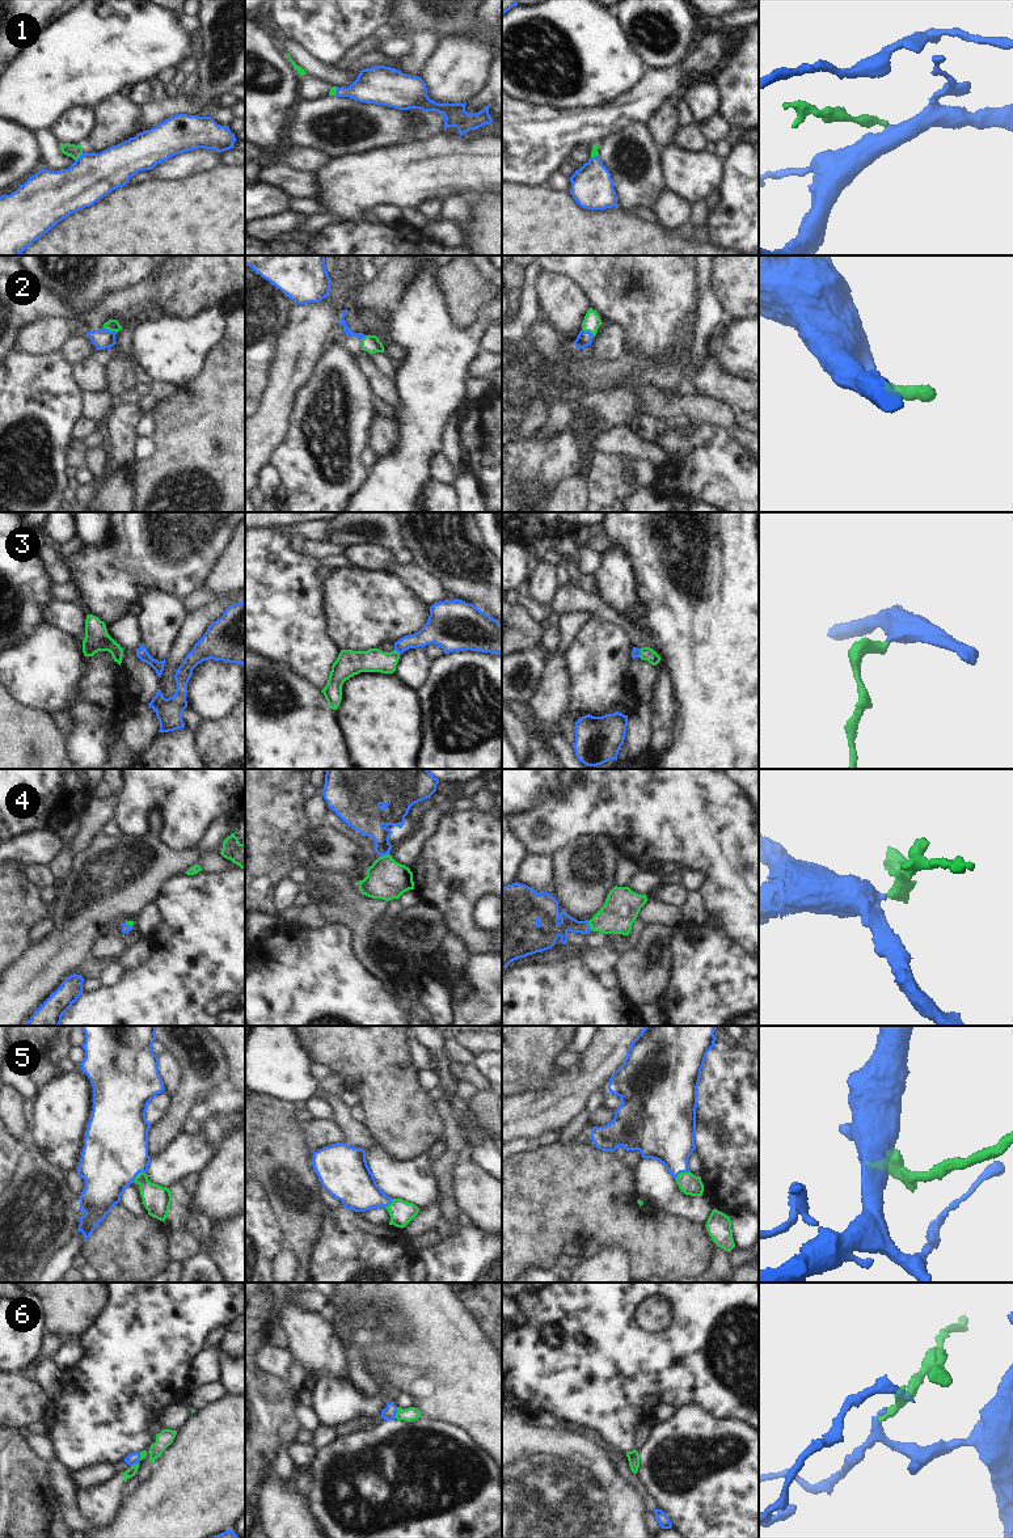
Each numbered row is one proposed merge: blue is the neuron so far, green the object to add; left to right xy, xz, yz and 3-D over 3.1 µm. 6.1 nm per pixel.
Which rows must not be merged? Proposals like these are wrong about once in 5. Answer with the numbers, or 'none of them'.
6

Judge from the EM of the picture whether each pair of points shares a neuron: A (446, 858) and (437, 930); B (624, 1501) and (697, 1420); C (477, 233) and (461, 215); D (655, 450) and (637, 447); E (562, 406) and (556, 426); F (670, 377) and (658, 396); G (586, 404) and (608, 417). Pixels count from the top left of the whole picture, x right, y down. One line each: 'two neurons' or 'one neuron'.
A: two neurons
B: two neurons
C: two neurons
D: one neuron
E: one neuron
F: two neurons
G: one neuron

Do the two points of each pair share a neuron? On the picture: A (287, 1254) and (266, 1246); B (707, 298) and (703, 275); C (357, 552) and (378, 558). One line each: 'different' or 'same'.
A: different
B: same
C: same

